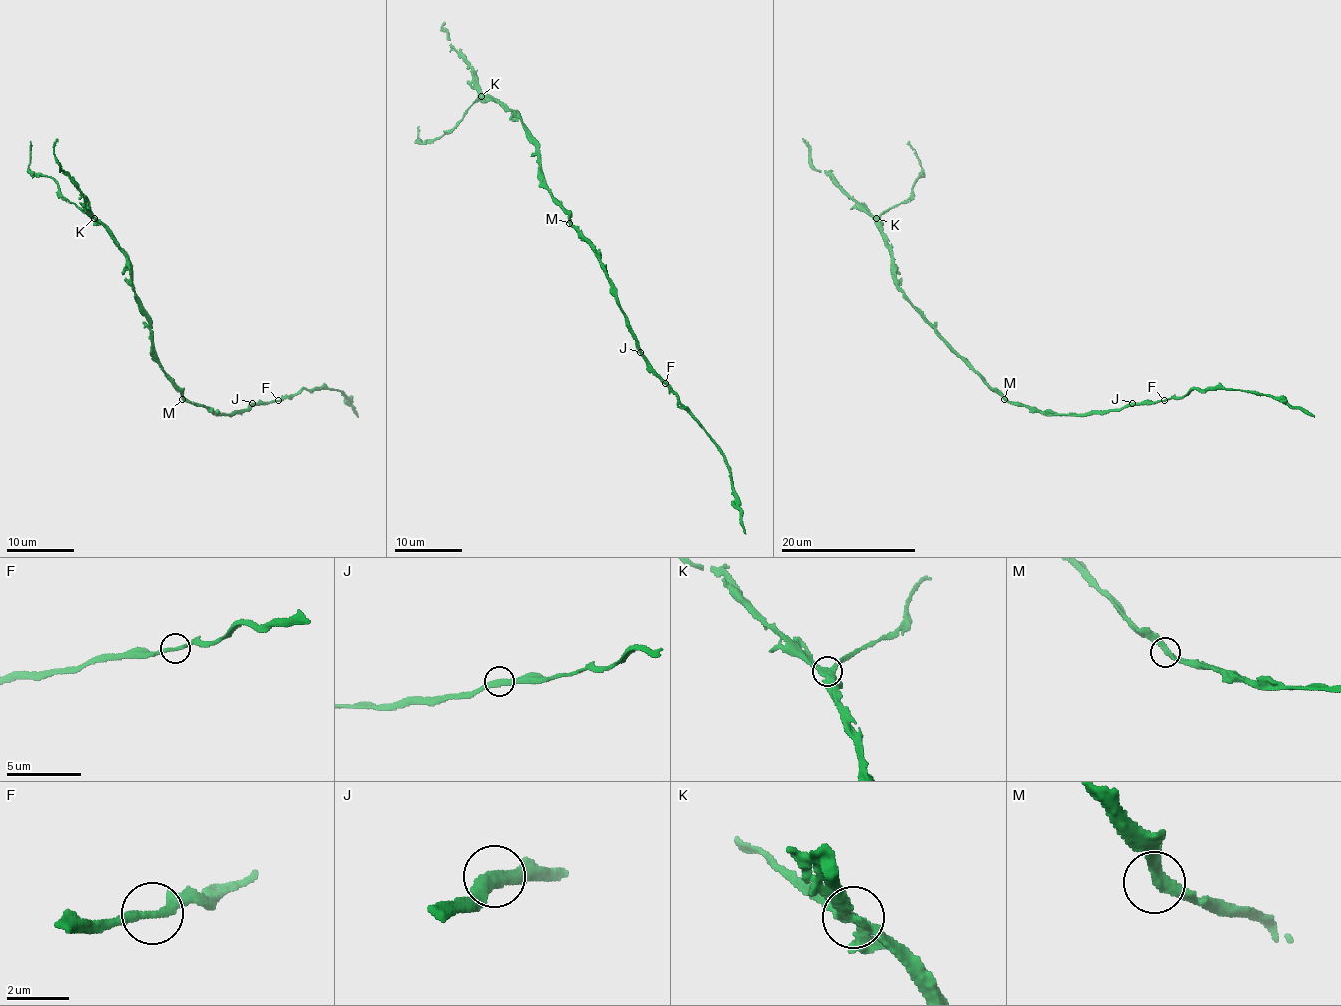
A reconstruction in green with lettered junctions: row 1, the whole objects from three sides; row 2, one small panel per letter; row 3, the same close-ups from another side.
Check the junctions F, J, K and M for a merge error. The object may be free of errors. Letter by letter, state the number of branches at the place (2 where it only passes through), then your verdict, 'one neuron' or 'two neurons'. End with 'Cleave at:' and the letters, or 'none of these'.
F: branches 2; one neuron
J: branches 2; one neuron
K: branches 3; one neuron
M: branches 2; one neuron
Cleave at: none of these

